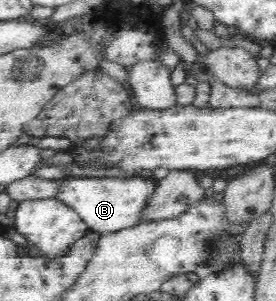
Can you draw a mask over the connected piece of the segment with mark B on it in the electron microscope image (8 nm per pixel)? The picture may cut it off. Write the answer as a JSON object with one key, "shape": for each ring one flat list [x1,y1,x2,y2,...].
{"shape":[[70,177,60,182,54,198,60,201,60,204,76,212,90,231,101,235,105,232,117,232,134,226,153,188,152,184,136,177,131,179]]}

